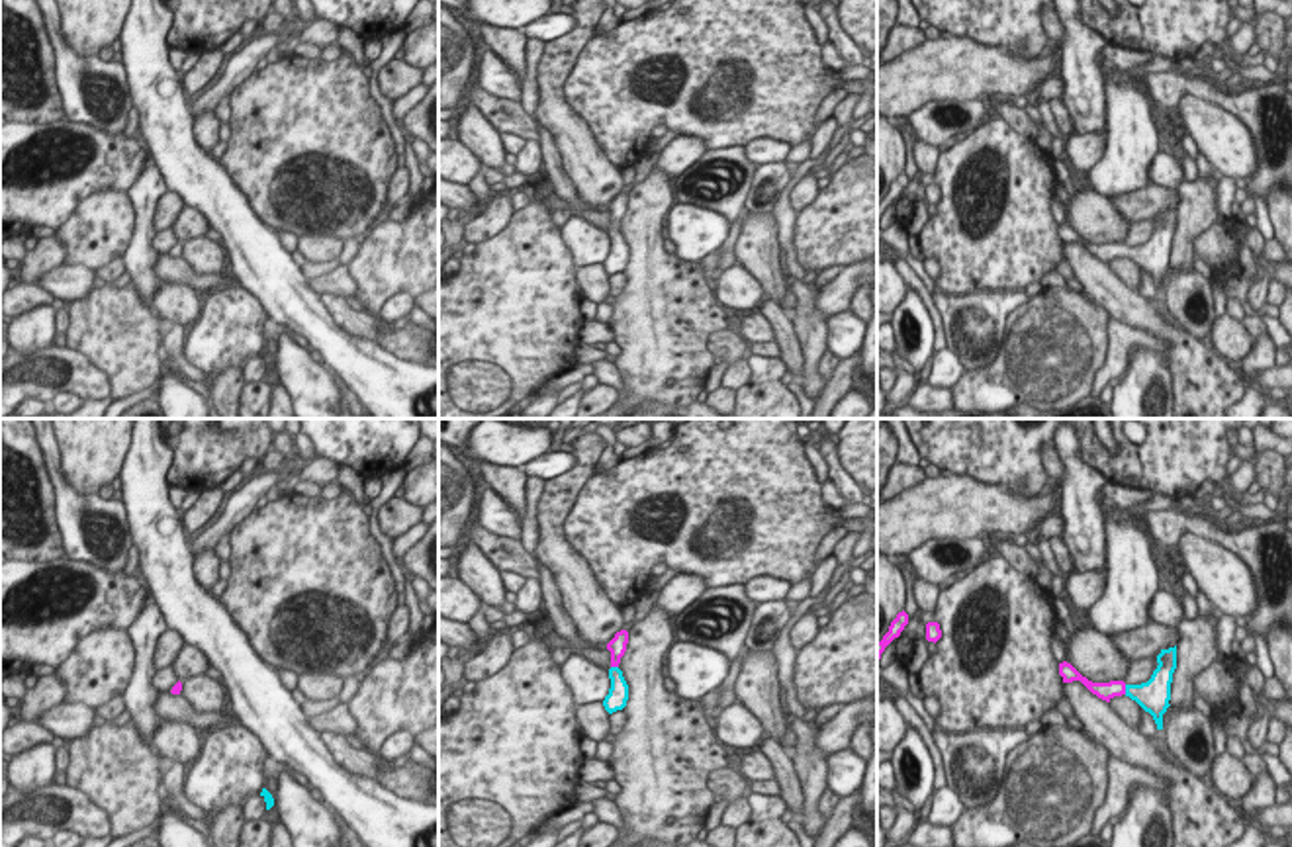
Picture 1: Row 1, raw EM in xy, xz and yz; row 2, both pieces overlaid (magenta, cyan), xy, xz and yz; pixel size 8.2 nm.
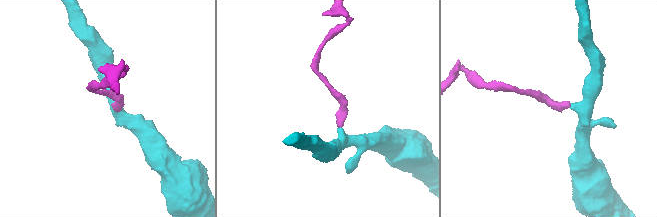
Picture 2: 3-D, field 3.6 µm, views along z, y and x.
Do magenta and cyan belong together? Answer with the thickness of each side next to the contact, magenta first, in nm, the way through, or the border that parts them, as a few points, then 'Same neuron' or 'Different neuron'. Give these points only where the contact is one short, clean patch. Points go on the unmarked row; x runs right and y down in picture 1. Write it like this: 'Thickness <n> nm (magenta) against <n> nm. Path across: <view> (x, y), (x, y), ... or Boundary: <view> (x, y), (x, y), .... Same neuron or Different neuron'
Thickness 140 nm (magenta) against 260 nm. Path across: yz (1105, 253), (1124, 251), (1153, 259). Same neuron.

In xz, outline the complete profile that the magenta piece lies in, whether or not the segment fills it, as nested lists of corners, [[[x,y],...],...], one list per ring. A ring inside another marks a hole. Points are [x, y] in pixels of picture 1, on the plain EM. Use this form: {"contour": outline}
{"contour": [[[626,192],[617,194],[615,200],[607,205],[607,211],[611,213],[611,231],[609,231],[611,250],[603,262],[603,268],[609,276],[623,272],[628,262],[628,246],[623,239],[623,233],[619,231],[621,219],[626,213],[626,205],[628,205]]]}

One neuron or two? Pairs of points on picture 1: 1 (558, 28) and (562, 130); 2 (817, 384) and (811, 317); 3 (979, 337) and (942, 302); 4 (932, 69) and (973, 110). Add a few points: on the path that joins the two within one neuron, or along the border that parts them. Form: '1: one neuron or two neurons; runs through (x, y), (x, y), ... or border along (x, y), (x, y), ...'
1: two neurons; border along (576, 20), (570, 30), (545, 44)
2: one neuron; runs through (811, 368), (811, 333)
3: one neuron; runs through (969, 327), (952, 312)
4: two neurons; border along (975, 98), (928, 100), (921, 108)

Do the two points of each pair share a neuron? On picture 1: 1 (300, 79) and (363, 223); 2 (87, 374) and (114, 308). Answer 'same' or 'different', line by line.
1: same
2: different

